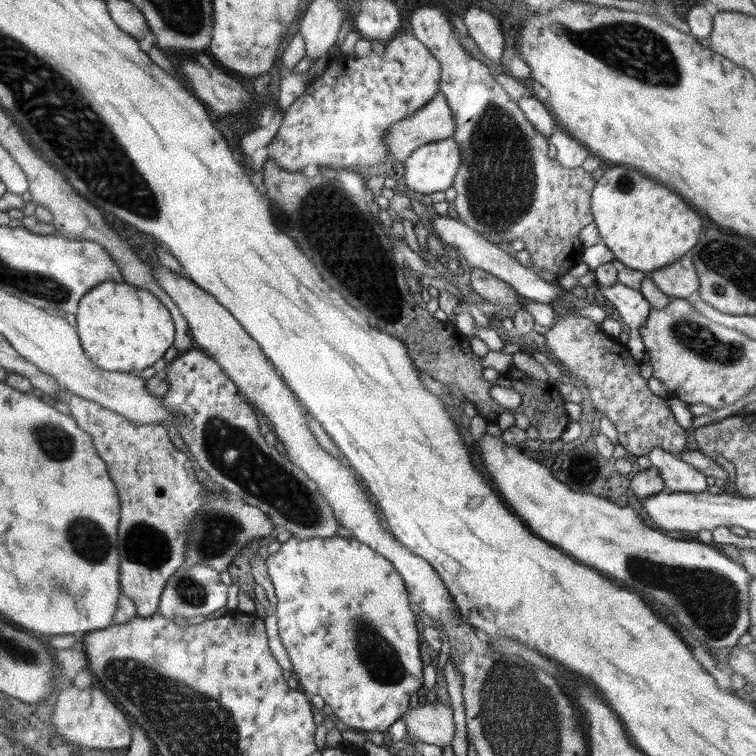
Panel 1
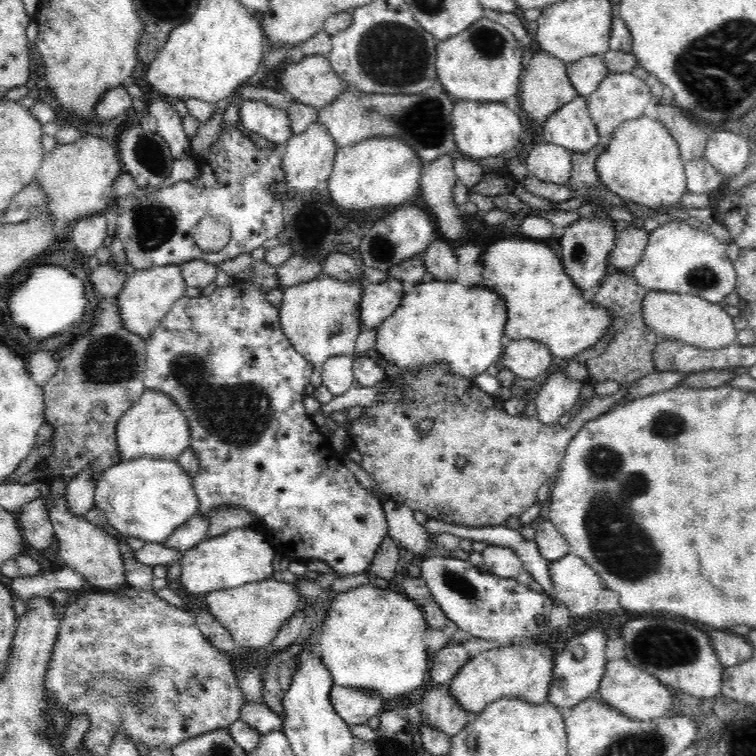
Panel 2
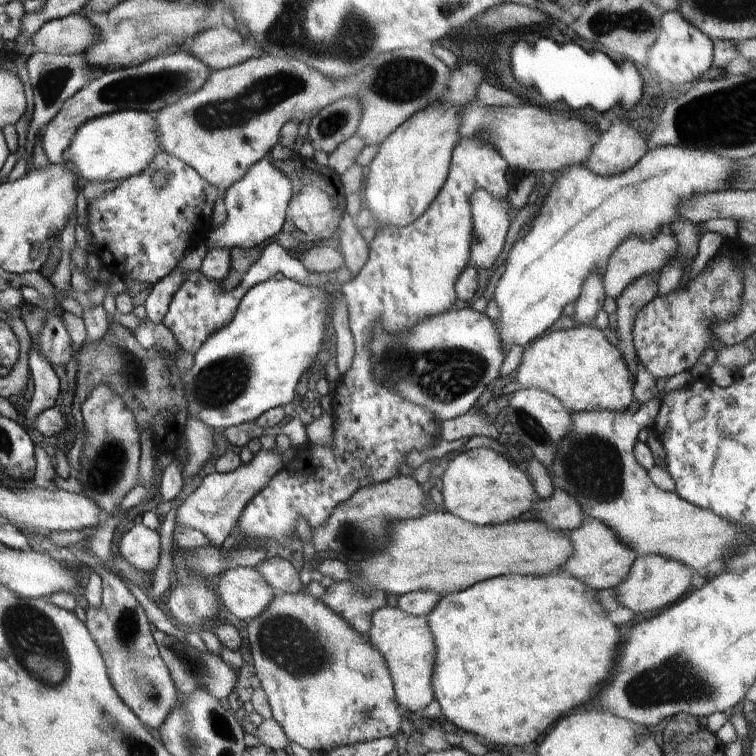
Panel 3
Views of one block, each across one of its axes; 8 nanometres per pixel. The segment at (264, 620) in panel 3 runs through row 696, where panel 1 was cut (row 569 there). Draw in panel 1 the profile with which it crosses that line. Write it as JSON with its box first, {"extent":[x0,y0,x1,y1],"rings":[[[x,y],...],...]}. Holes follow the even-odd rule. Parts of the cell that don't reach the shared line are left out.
{"extent":[265,534,423,732],"rings":[[[338,534],[334,538],[298,538],[292,536],[286,542],[273,547],[265,559],[265,563],[277,596],[277,605],[274,610],[277,616],[279,637],[291,660],[292,673],[304,691],[309,695],[322,696],[324,703],[332,708],[333,716],[342,728],[384,732],[388,730],[389,726],[392,726],[392,723],[404,717],[404,713],[409,708],[410,695],[423,687],[423,665],[418,642],[418,638],[420,638],[418,616],[410,608],[410,594],[405,587],[404,579],[394,568],[394,565],[363,542],[353,537],[350,539],[340,537]]]}

